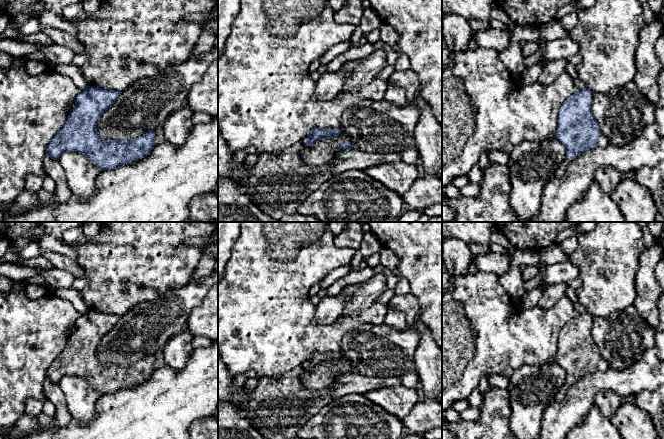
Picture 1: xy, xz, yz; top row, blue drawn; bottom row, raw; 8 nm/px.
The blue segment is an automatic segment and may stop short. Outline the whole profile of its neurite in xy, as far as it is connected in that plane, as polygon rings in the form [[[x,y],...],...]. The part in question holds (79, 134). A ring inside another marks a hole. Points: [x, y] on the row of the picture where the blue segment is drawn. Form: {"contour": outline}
{"contour": [[[88,86],[76,97],[68,120],[53,137],[46,156],[58,160],[63,153],[77,152],[90,157],[102,170],[109,170],[146,157],[155,145],[155,131],[132,140],[102,140],[97,134],[101,115],[119,97],[120,92]]]}

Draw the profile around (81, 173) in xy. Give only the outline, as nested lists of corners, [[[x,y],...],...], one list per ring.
[[[77,152],[63,153],[58,159],[66,173],[68,186],[75,196],[85,200],[95,191],[96,178],[101,167],[93,163],[90,157]]]

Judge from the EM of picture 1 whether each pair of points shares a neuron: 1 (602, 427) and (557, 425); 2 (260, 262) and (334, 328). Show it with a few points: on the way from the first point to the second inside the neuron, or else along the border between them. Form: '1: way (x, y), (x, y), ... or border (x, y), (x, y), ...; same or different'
1: border (590, 408), (588, 413), (572, 428); different
2: way (269, 283), (313, 327); same

